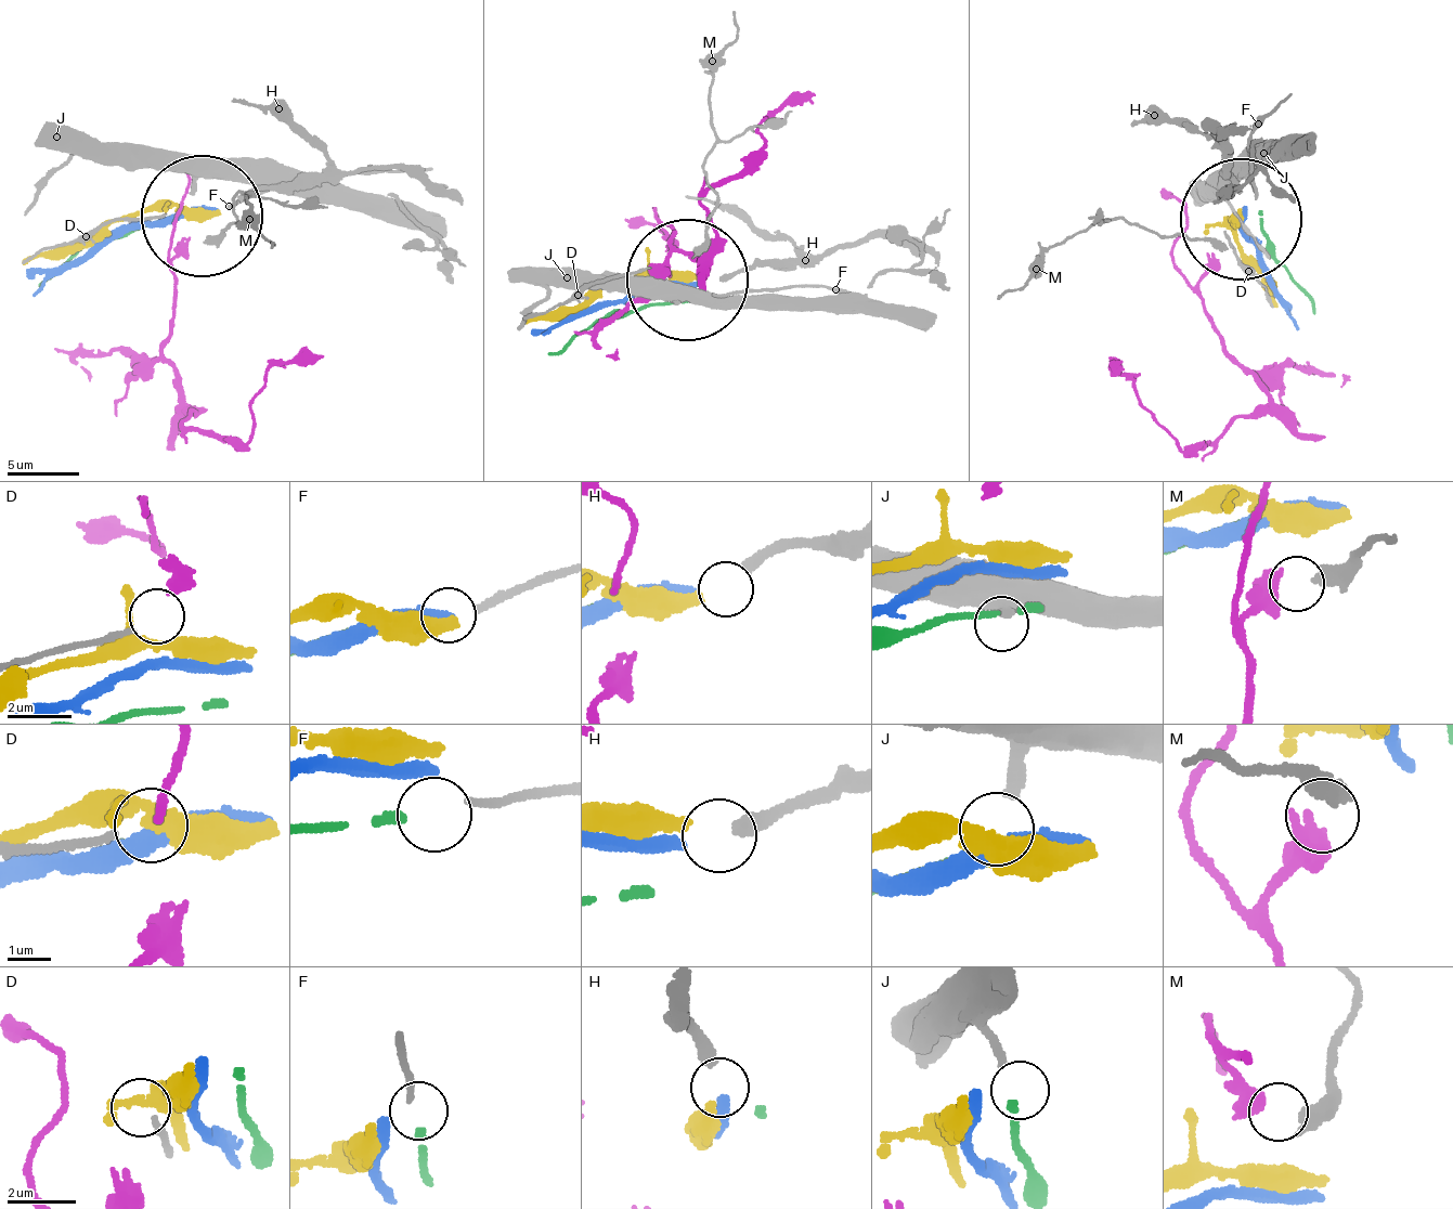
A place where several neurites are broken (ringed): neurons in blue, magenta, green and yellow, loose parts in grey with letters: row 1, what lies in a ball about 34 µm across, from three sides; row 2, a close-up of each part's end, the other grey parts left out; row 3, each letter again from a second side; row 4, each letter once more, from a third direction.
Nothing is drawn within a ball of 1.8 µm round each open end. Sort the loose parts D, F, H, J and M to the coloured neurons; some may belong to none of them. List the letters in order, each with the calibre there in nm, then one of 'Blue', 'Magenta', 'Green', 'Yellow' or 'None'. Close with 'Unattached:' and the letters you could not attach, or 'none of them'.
D: Thickness 160 nm. None
F: Thickness 200 nm. Green
H: Thickness 360 nm. Yellow
J: Thickness 280 nm. None
M: Thickness 550 nm. Magenta
Unattached: D, J

